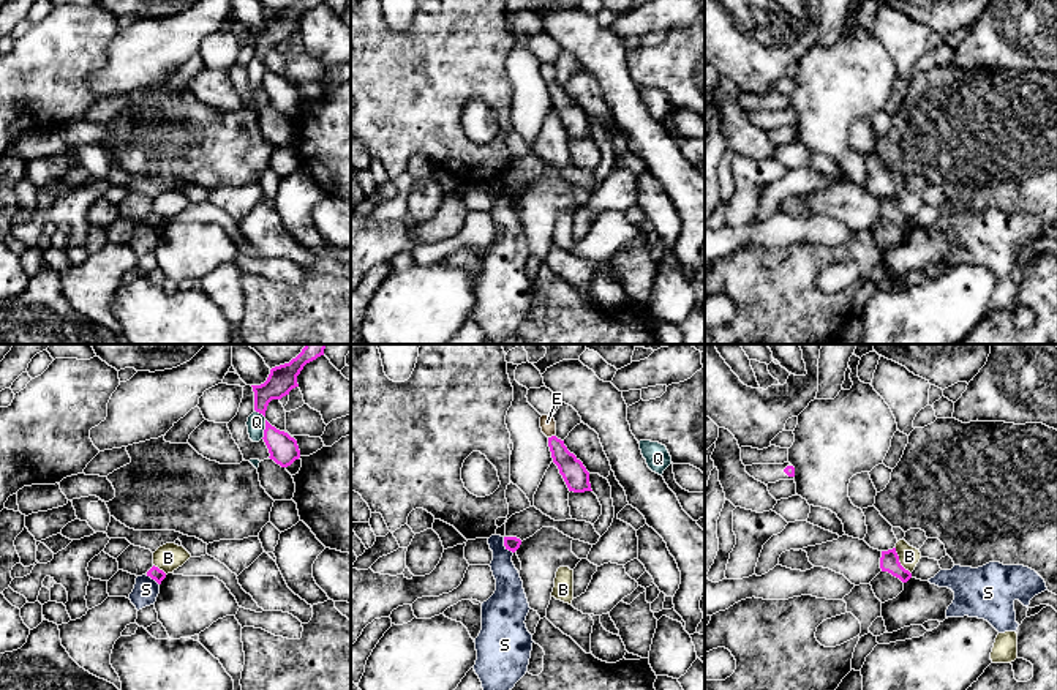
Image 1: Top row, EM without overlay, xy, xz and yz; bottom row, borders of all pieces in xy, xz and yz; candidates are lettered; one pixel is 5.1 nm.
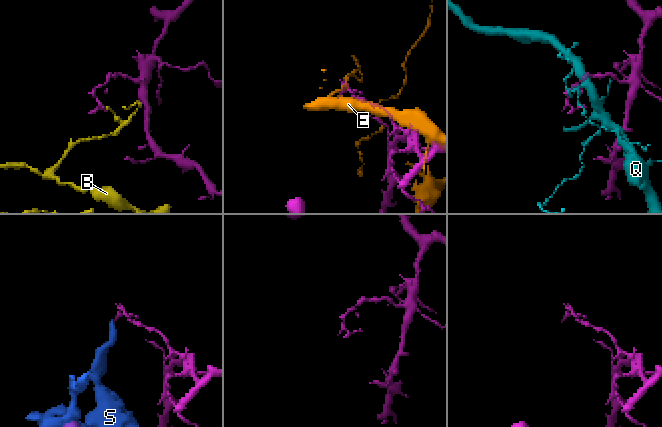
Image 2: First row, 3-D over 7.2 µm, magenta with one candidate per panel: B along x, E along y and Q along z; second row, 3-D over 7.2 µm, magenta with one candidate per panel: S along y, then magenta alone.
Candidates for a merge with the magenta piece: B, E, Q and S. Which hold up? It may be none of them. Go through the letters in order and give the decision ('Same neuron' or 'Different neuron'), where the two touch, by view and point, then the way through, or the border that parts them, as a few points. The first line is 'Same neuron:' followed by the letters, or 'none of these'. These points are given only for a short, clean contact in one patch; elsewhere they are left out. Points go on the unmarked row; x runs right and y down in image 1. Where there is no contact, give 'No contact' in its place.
Same neuron: none of these
B: Different neuron. Touches magenta at yz (898, 207). Boundary: yz (895, 194), (899, 209), (910, 220)
E: Different neuron. Touches magenta at xz (552, 82)
Q: Different neuron. Touches magenta at xy (264, 76)
S: Different neuron. Touches magenta at xz (504, 191). Boundary: xz (503, 183), (503, 190), (512, 199)

